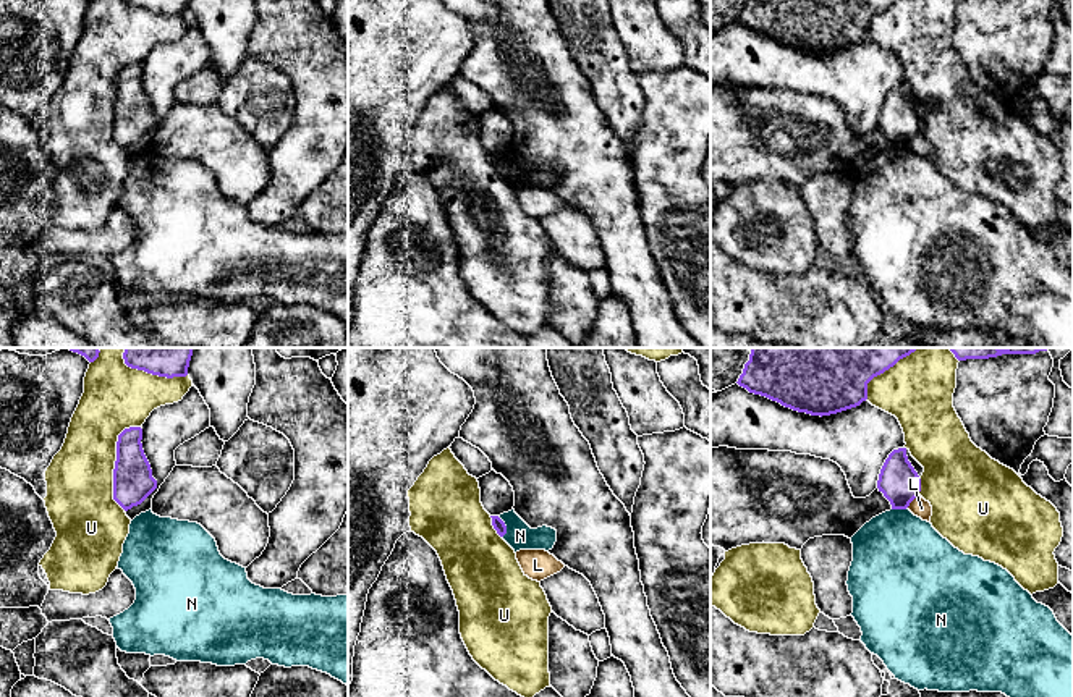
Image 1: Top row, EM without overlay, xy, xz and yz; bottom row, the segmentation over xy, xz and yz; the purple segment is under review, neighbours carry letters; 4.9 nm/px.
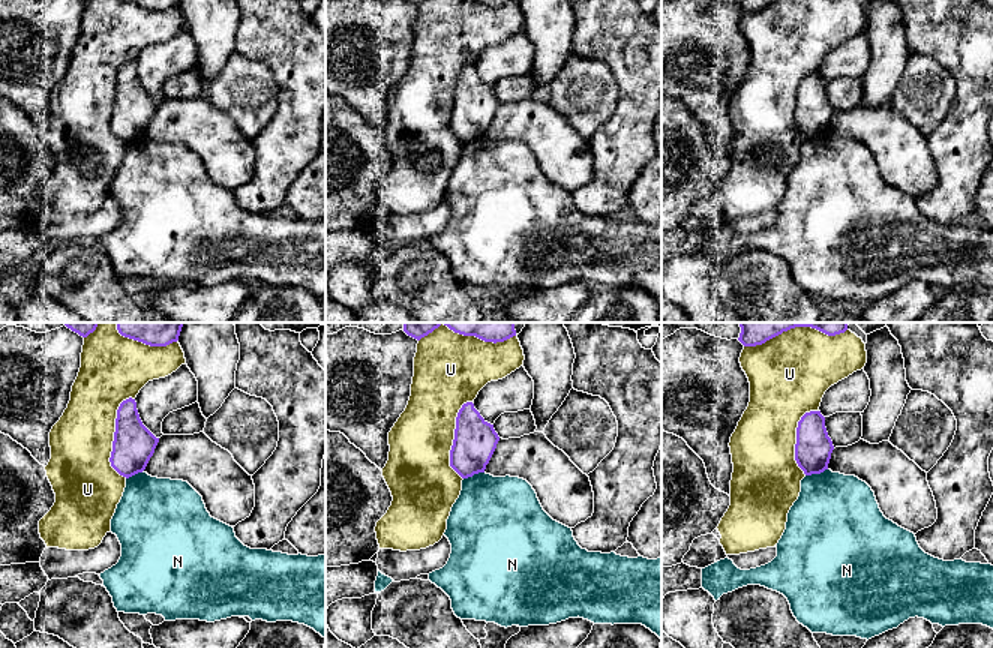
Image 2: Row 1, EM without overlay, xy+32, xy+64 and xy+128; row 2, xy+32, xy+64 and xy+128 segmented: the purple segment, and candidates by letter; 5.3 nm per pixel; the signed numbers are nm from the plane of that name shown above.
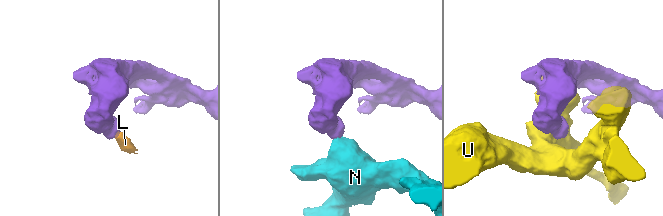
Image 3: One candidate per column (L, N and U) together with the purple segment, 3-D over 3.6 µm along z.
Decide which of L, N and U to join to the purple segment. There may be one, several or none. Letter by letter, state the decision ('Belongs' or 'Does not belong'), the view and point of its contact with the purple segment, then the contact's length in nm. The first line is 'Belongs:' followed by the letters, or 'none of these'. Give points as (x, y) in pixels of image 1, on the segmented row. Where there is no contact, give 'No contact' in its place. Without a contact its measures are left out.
Belongs: none of these
L: Does not belong. Touches purple at yz (913, 498). Shared border 90 nm
N: Does not belong. Touches purple at xz (505, 528). Shared border 110 nm
U: Does not belong. Touches purple at xy (115, 463). Shared border 440 nm

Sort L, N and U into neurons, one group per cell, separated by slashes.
L / N / U

